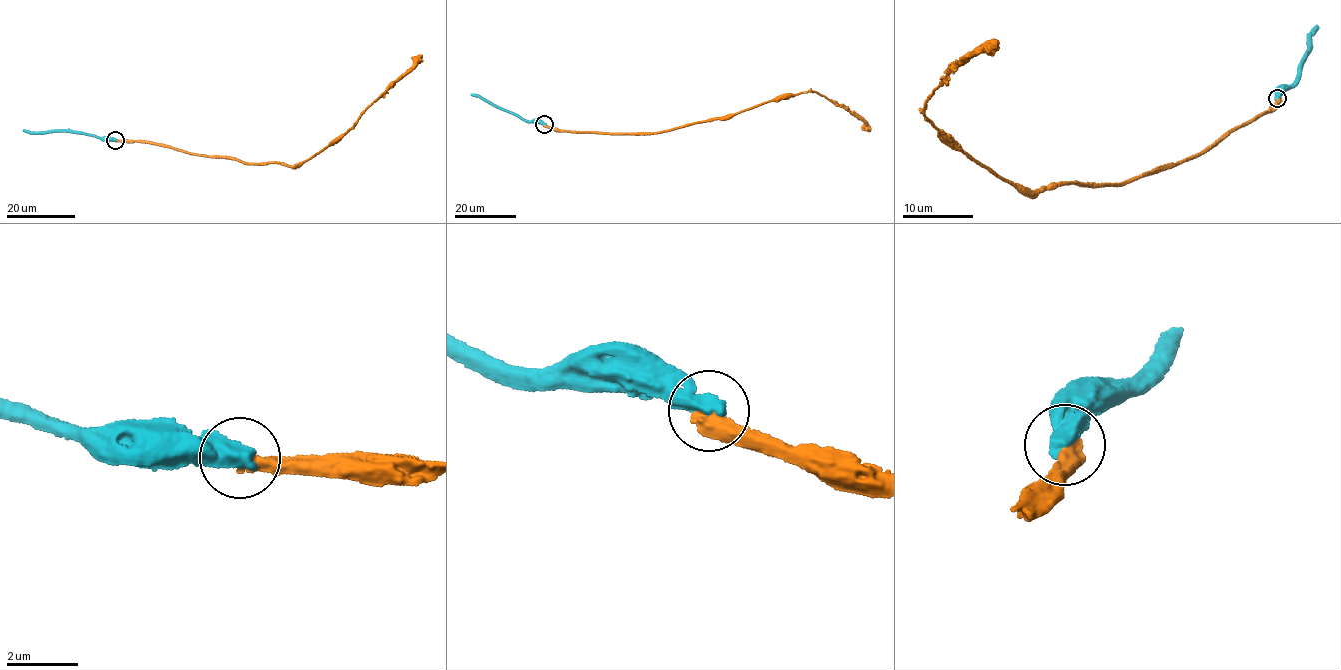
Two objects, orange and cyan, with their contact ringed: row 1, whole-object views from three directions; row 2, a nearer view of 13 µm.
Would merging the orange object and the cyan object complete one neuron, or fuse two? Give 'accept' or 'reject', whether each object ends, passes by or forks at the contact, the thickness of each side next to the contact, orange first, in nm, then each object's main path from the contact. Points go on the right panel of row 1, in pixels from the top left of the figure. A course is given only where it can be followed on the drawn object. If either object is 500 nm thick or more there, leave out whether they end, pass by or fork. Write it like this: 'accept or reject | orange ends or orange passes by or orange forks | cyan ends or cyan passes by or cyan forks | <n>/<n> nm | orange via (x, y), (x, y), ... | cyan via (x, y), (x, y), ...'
reject | 480/600 nm | orange via (1277, 97), (1170, 168), (1029, 196), (971, 160), (924, 107), (997, 43) | cyan via (1277, 97), (1300, 77), (1302, 65), (1312, 48), (1311, 34), (1317, 26)

